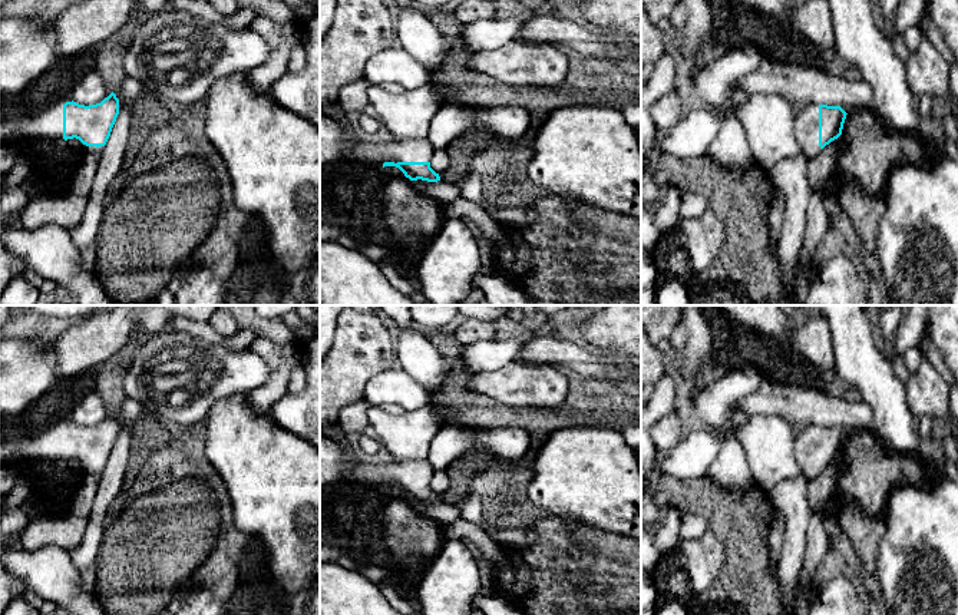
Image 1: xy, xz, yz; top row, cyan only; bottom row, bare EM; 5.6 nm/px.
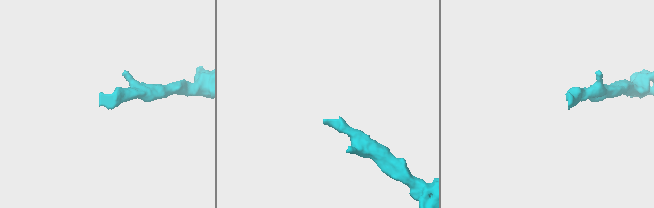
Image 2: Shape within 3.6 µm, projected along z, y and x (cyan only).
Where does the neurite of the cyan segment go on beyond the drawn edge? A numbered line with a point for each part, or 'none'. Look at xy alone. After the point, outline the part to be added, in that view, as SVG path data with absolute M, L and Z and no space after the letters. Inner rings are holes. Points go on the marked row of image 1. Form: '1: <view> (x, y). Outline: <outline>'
1: xy (46, 124). Outline: M63 97L34 113L14 116L0 120L0 145L14 139L46 139L59 142L63 139L63 105L72 97Z

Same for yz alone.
1: yz (806, 125). Outline: M819 105L803 106L795 119L795 136L805 156L815 158L820 153L819 146Z

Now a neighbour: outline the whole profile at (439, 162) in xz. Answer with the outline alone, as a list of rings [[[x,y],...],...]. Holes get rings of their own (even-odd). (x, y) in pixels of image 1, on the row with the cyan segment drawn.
[[[436,149],[430,159],[430,168],[436,173],[442,173],[449,166],[449,155],[445,149]]]

